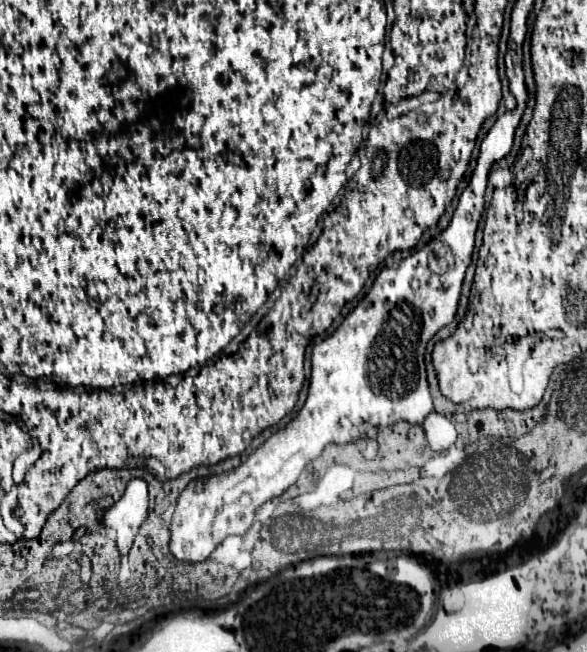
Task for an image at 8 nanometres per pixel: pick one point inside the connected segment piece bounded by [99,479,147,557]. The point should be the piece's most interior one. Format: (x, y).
(125, 516)

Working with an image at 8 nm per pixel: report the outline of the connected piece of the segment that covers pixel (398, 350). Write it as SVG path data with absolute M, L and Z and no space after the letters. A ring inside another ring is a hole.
M505 55L505 71L509 91L515 97L517 107L503 113L485 135L477 167L467 189L459 197L453 219L449 227L437 235L441 243L449 245L455 259L453 265L443 273L433 273L427 263L431 251L423 247L403 259L397 269L385 267L377 275L371 291L343 319L335 333L313 347L309 393L297 417L259 445L239 467L229 473L205 477L203 489L199 491L193 483L181 491L171 519L171 553L179 561L205 561L227 535L243 535L251 527L255 511L265 501L279 497L287 487L291 487L301 471L321 455L325 445L375 439L379 429L399 421L421 425L433 411L423 351L427 341L441 327L451 323L457 313L461 283L475 245L477 221L485 209L483 197L487 175L493 163L511 151L515 127L519 125L527 103L521 55Z

